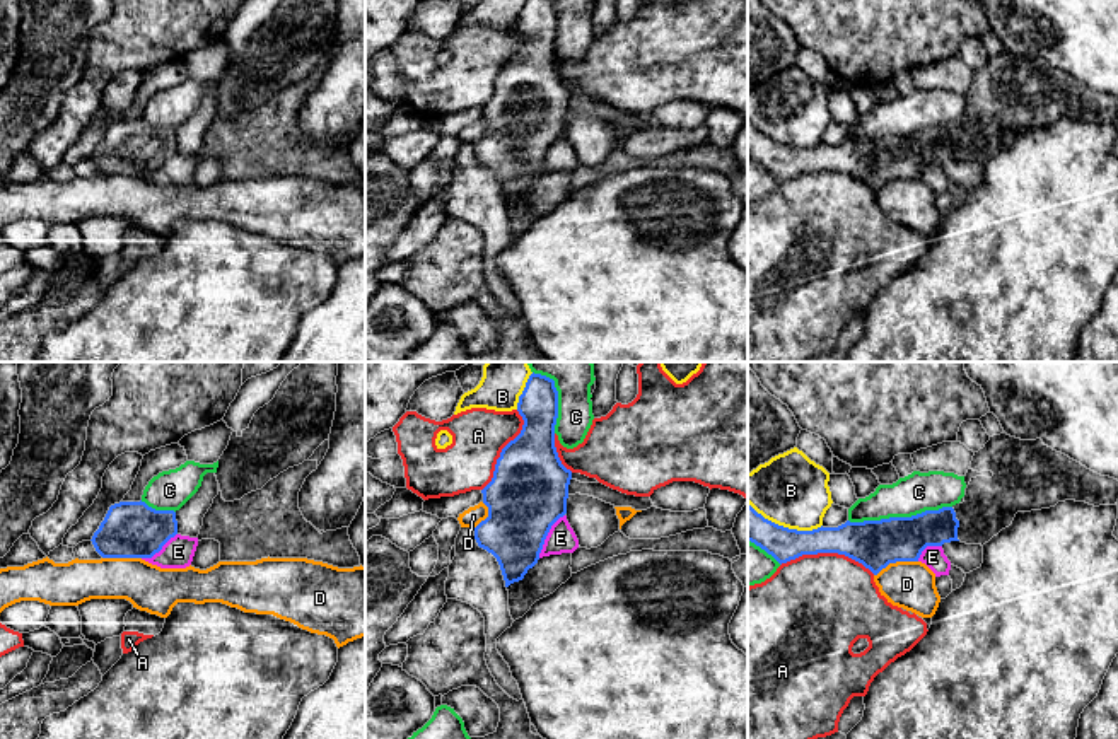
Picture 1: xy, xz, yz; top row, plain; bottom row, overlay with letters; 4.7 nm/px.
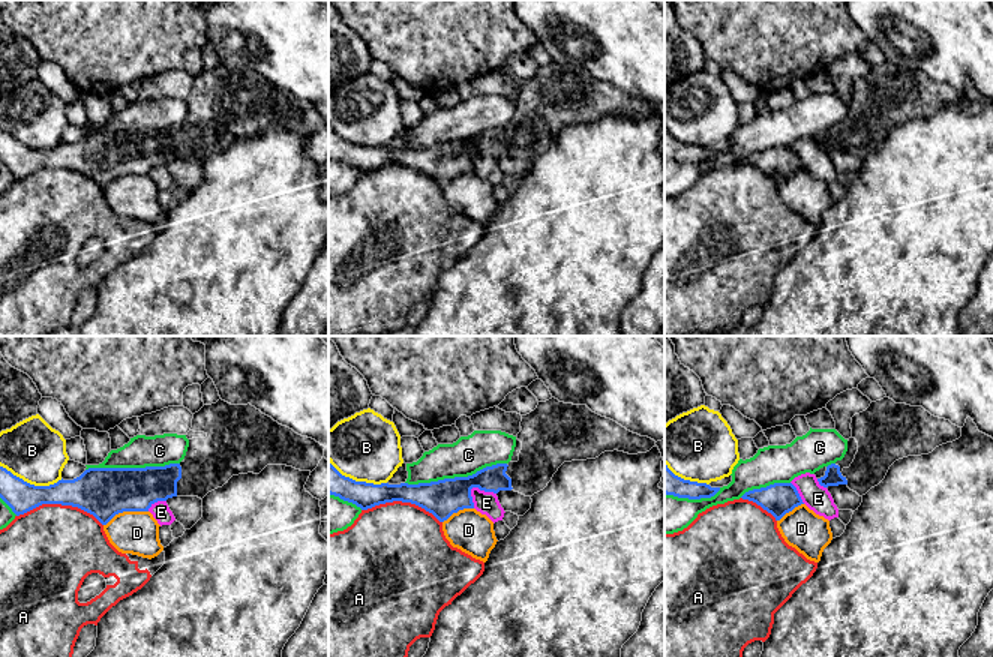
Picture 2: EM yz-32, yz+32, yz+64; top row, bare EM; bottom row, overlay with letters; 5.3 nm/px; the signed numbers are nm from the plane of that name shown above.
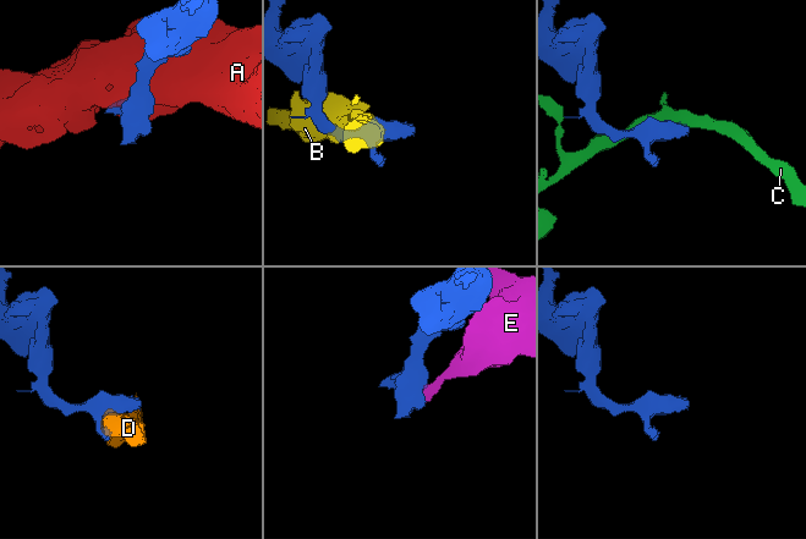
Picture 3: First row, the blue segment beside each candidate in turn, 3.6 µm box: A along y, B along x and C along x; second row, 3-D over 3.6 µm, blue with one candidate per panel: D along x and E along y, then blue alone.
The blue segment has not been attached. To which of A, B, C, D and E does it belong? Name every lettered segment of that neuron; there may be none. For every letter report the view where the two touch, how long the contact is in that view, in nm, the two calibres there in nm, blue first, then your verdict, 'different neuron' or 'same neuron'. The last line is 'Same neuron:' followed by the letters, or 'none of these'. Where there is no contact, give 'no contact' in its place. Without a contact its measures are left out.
A: yz | 460 nm | 220/460 nm | different neuron
B: yz | 360 nm | 160/340 nm | different neuron
C: yz | 500 nm | 220/190 nm | different neuron
D: yz | 220 nm | 220/220 nm | different neuron
E: xz | 240 nm | 380/130 nm | different neuron
Same neuron: none of these

